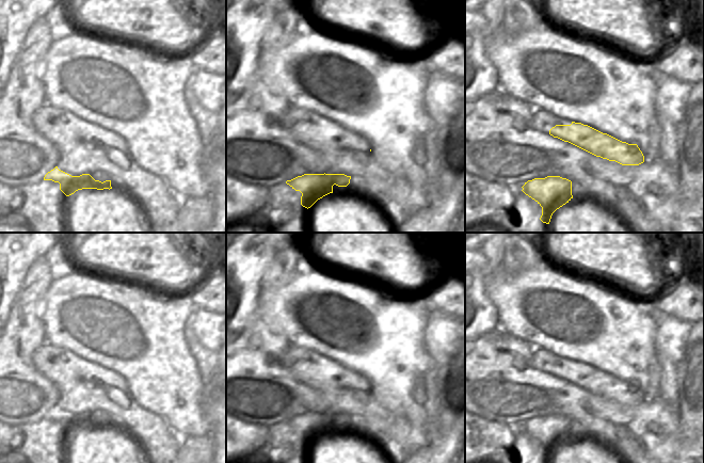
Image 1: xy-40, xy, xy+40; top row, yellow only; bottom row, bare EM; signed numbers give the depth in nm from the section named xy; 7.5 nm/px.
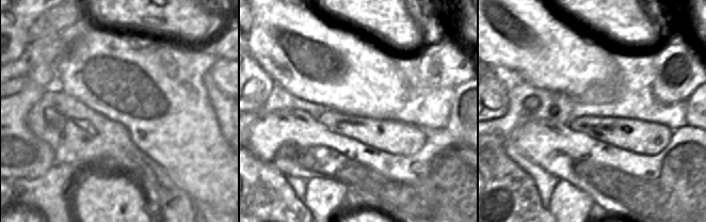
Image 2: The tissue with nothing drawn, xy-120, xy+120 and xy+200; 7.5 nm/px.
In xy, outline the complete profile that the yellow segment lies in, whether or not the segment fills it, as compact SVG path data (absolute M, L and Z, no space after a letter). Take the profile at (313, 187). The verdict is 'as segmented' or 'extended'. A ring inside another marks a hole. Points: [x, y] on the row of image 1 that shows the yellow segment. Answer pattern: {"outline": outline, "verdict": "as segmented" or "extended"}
{"outline": "M289 108L284 128L298 142L323 153L331 162L330 172L304 174L286 181L302 193L301 205L307 209L333 193L334 185L347 187L352 176L391 176L371 156L368 140L310 110Z", "verdict": "extended"}

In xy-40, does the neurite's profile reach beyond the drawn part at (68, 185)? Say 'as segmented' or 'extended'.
extended

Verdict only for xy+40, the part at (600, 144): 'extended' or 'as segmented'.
extended

